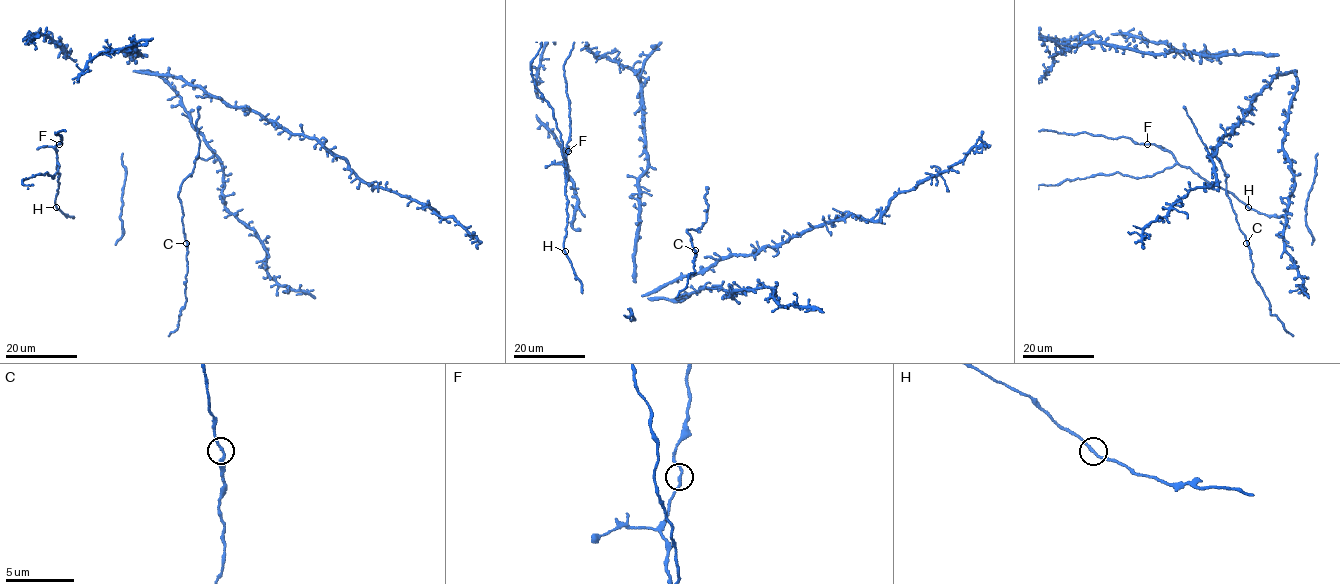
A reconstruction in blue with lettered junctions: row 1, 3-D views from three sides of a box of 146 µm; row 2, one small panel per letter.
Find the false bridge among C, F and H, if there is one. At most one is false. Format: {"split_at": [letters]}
{"split_at": []}

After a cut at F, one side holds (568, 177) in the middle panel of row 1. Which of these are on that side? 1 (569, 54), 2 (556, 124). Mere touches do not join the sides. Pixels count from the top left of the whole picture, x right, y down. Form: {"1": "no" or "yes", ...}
{"1": "no", "2": "yes"}

